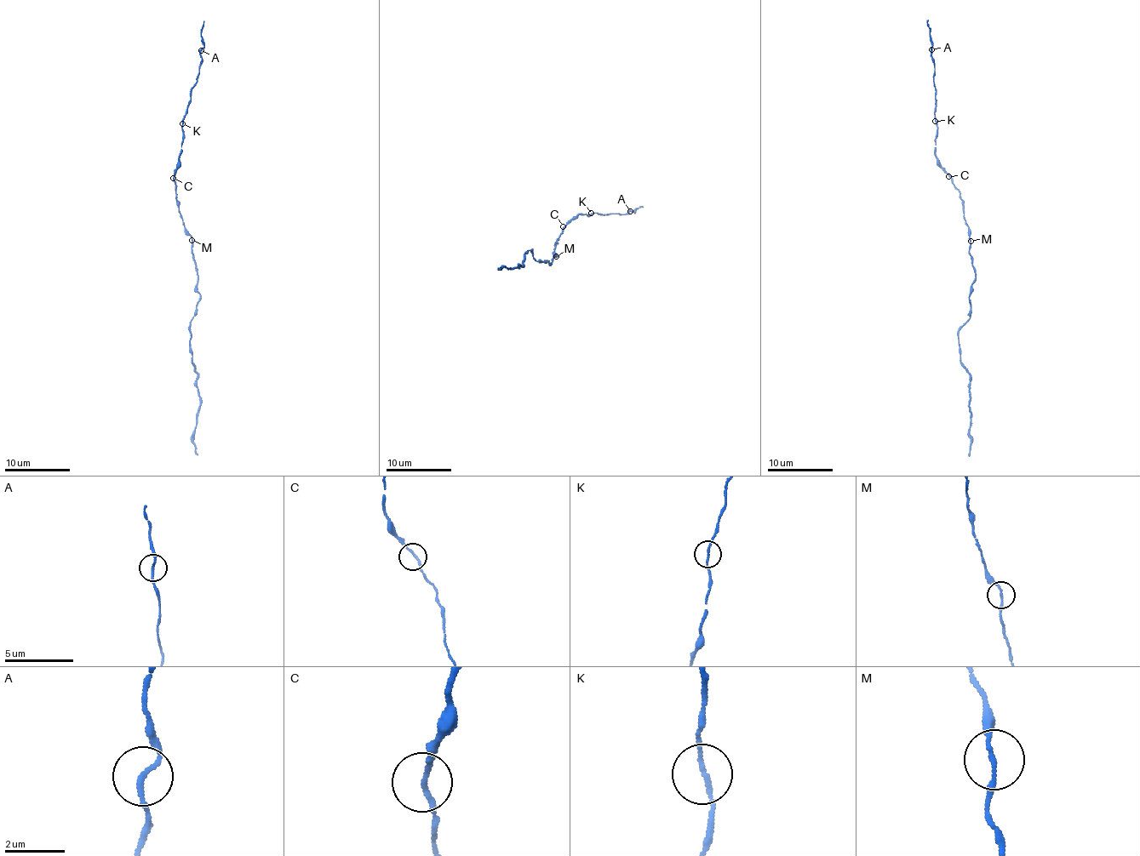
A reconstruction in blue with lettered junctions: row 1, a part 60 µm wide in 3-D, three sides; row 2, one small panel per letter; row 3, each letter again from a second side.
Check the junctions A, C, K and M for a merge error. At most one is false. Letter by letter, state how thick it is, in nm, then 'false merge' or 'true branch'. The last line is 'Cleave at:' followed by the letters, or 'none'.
A: 150 nm | true branch
C: 140 nm | true branch
K: 130 nm | true branch
M: 140 nm | true branch
Cleave at: none

